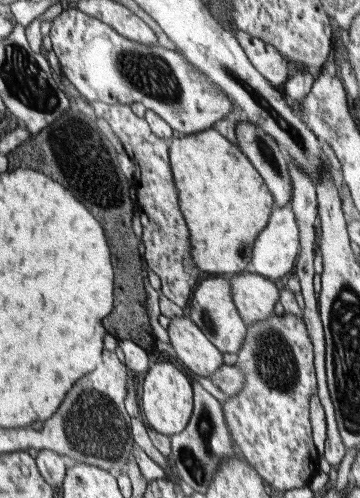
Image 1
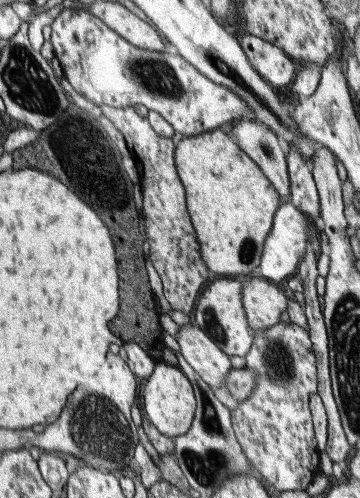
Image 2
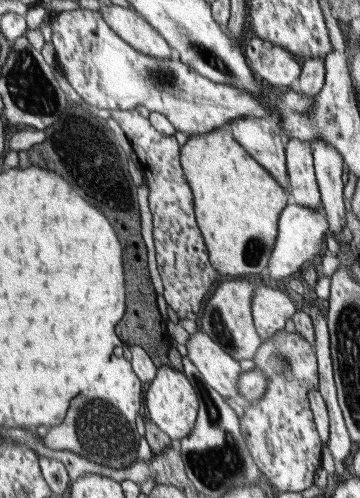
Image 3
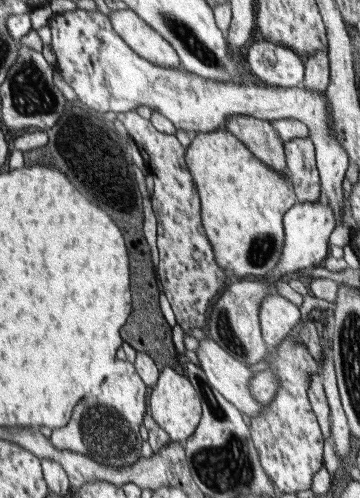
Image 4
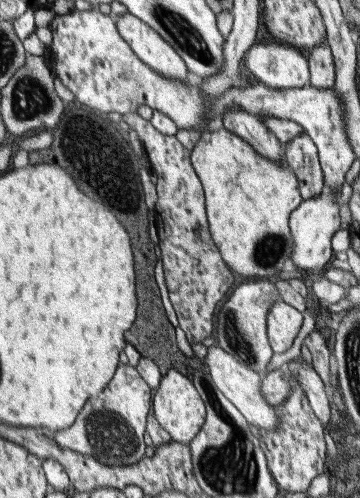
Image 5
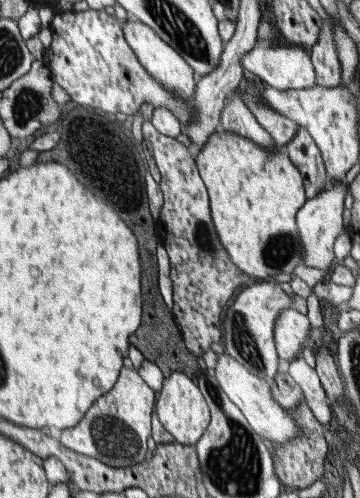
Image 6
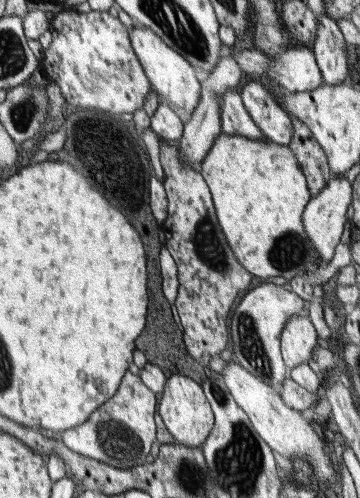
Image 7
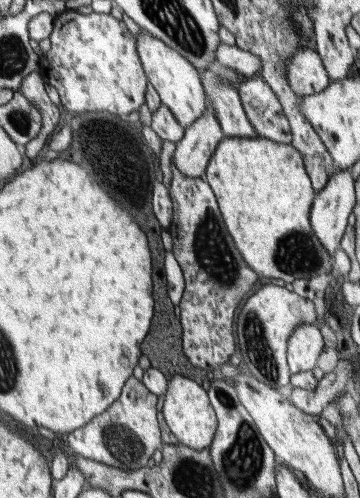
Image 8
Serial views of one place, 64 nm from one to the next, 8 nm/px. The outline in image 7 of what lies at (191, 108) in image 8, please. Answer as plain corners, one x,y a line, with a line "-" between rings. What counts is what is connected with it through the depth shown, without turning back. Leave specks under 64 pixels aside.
139,24
131,26
129,42
133,44
133,52
135,52
137,60
141,60
141,64
143,64
145,76
149,78
149,82
153,82
155,94
163,102
173,106
173,110
177,114
181,114
183,120
187,120
187,116
191,116
191,112
197,108
199,92
201,92
201,84
195,80
195,74
193,74
193,66
189,62
185,62
185,58
181,58
181,54
177,54
177,50
171,50
169,46
165,46
165,42
161,42
161,38
157,34
153,34
149,28
143,28

